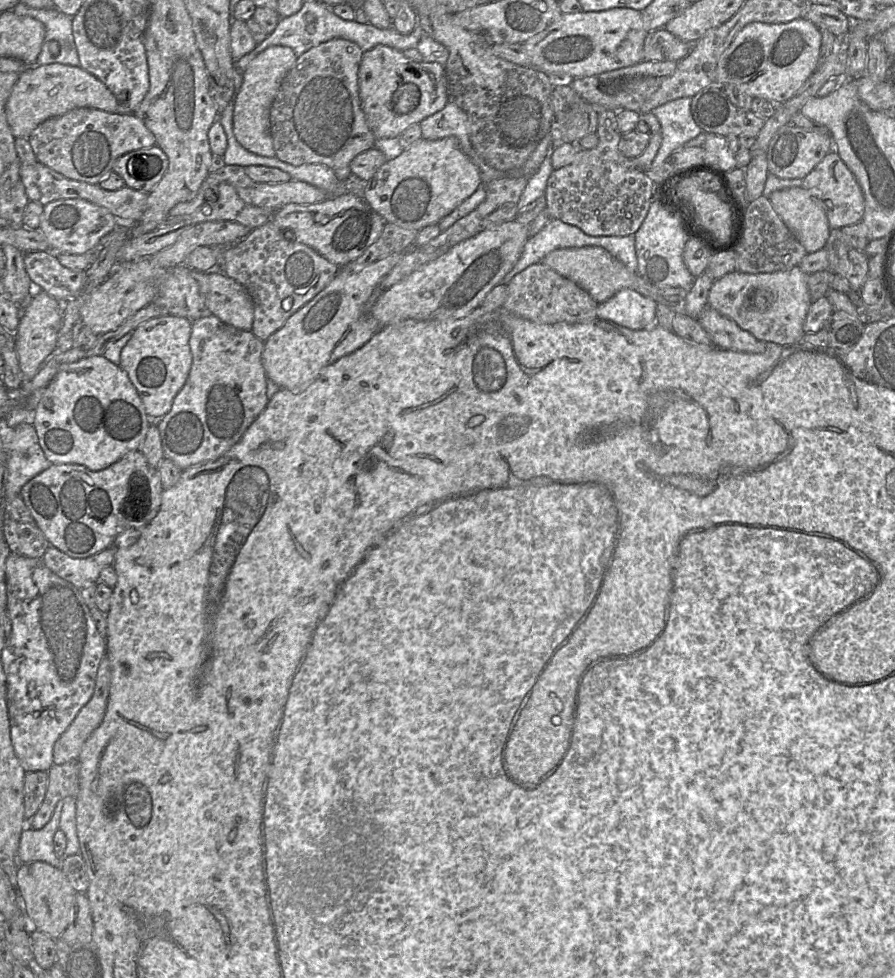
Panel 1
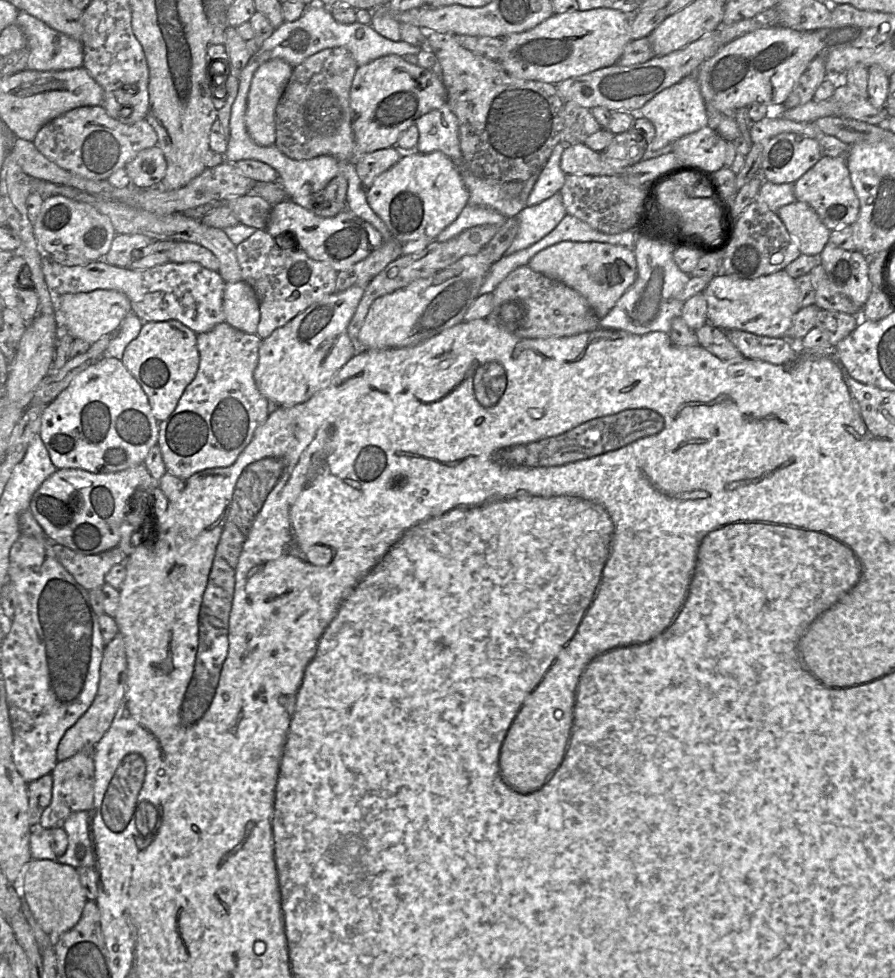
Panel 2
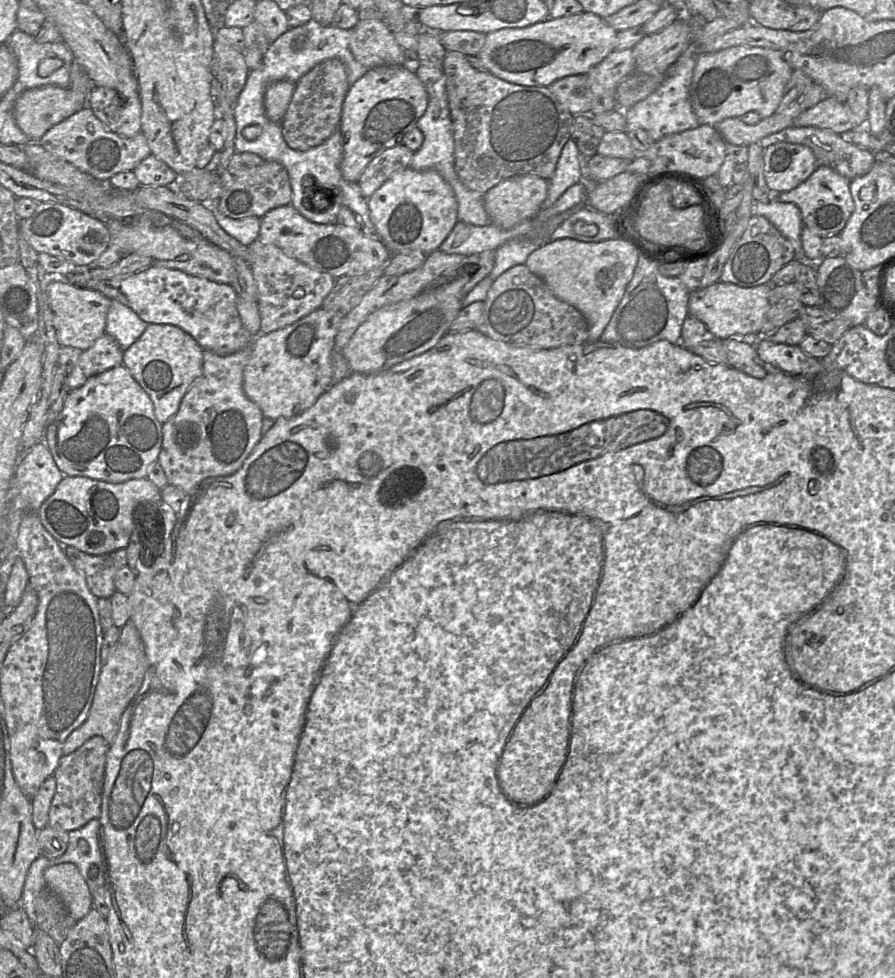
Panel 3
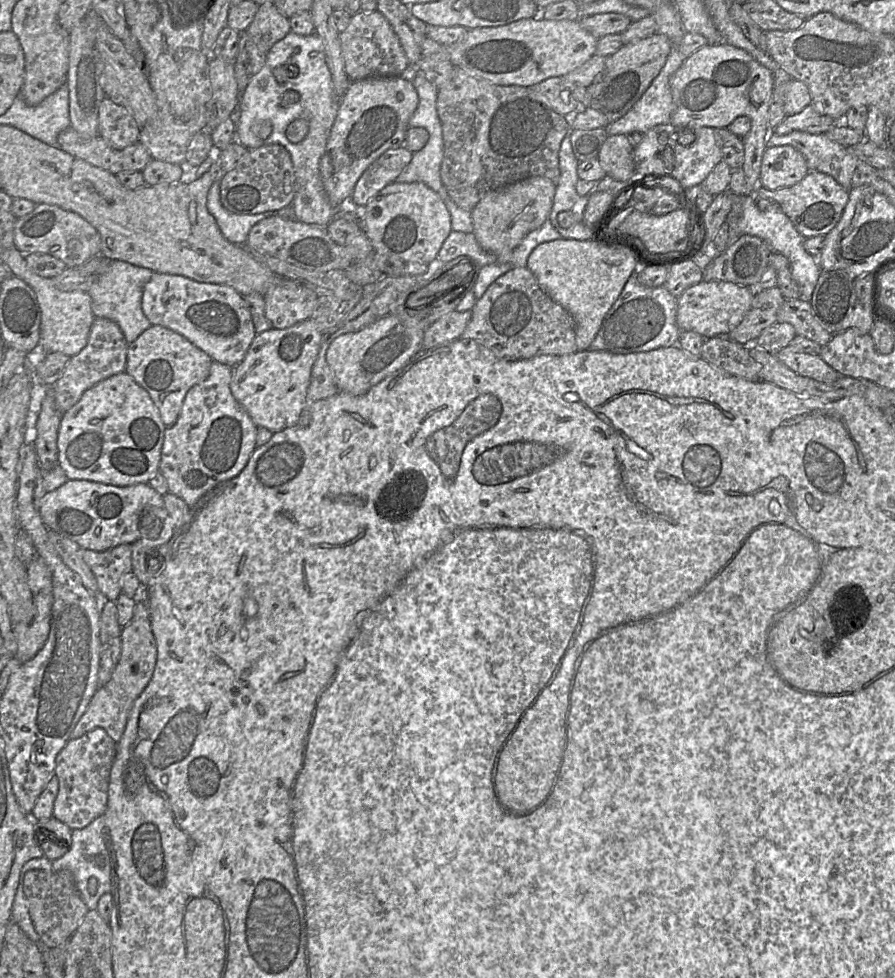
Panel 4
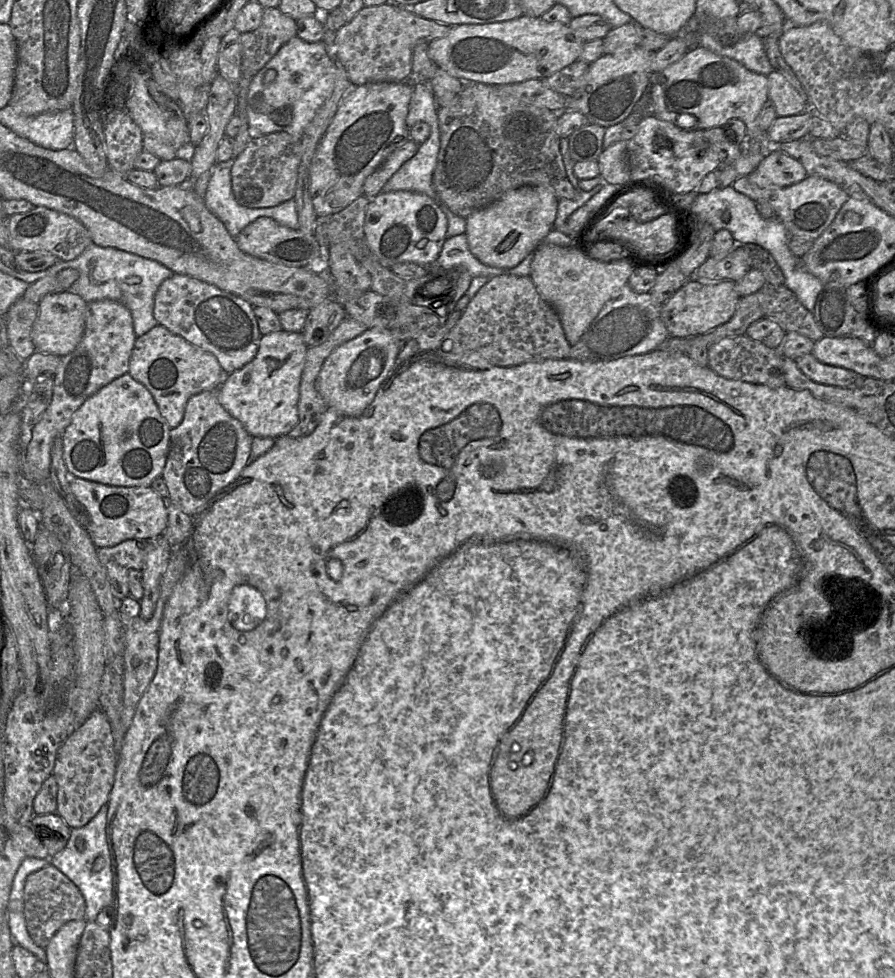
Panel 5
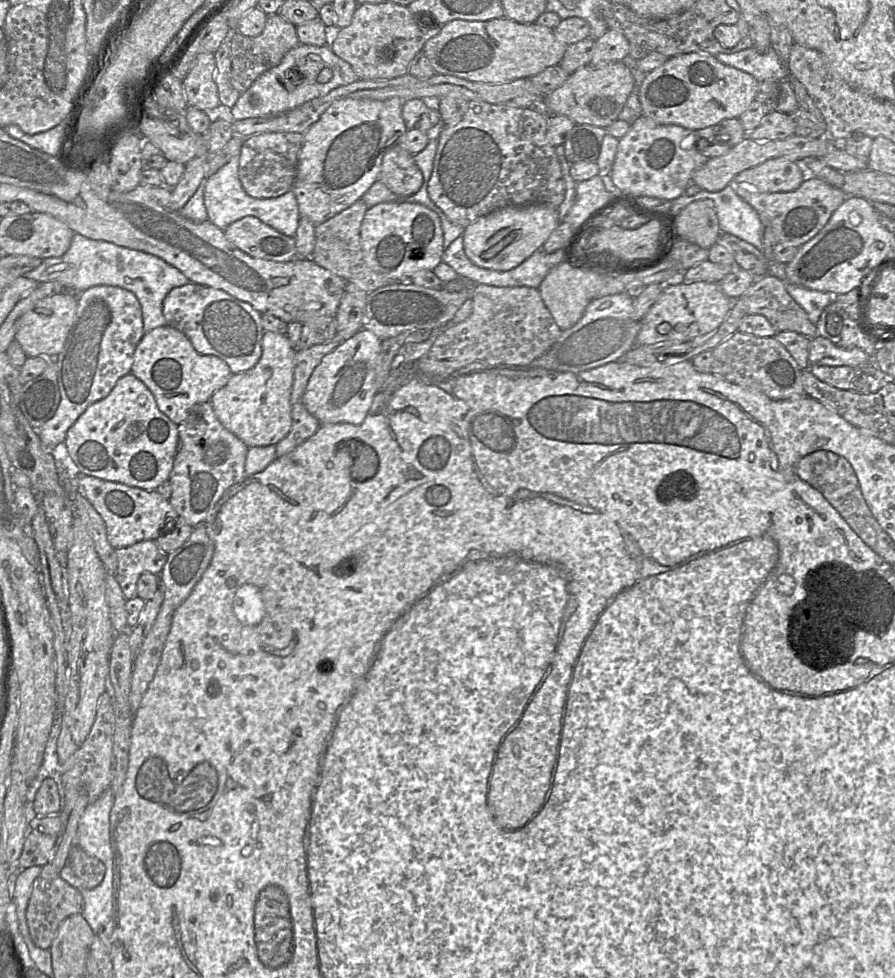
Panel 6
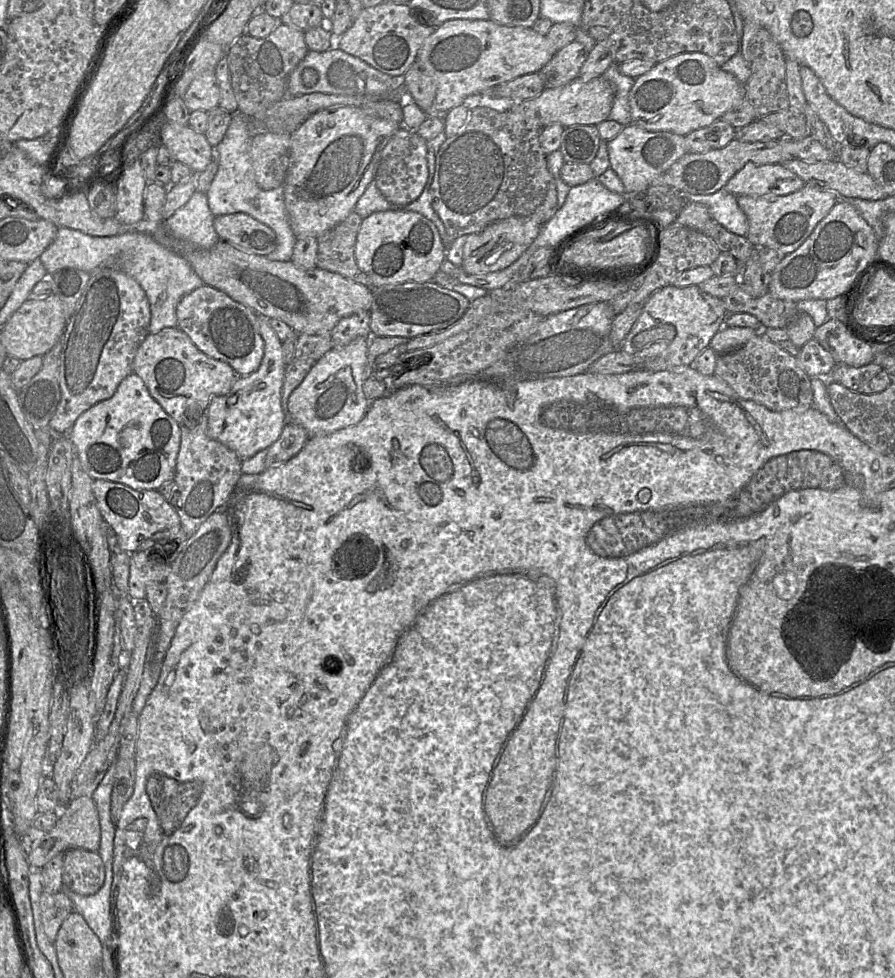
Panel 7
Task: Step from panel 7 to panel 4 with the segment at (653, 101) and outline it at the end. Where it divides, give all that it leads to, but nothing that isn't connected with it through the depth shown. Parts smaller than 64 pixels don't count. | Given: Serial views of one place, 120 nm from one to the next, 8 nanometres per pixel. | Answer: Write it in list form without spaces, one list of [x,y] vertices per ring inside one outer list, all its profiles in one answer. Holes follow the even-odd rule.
[[[721,42],[707,44],[685,59],[671,76],[670,87],[674,102],[670,124],[674,126],[727,128],[740,116],[750,118],[750,131],[743,138],[745,155],[742,169],[747,195],[754,192],[759,186],[762,158],[772,132],[768,115],[773,98],[773,73],[746,51]]]

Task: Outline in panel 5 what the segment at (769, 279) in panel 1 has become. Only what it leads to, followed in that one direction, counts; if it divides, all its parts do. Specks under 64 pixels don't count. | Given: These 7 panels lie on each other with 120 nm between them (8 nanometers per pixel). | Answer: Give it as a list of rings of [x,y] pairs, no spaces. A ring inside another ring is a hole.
[[[691,278],[661,306],[661,318],[670,337],[703,335],[727,323],[734,315],[739,299],[733,281],[710,282]]]

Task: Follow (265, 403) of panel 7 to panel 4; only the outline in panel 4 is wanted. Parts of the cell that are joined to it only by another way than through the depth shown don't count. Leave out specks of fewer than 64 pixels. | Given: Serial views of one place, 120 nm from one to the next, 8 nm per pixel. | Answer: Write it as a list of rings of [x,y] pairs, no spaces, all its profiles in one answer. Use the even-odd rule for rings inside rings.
[[[311,319],[288,328],[272,327],[257,333],[243,360],[233,370],[230,388],[258,427],[277,432],[298,424],[322,335]]]

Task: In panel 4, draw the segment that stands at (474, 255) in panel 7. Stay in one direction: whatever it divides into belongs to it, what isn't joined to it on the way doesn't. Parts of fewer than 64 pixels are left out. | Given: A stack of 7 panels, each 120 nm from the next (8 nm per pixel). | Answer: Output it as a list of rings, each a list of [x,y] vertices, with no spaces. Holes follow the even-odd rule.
[[[531,176],[488,192],[471,212],[473,231],[479,245],[496,256],[511,253],[531,231],[539,228],[547,219],[552,209],[556,185],[548,178]]]

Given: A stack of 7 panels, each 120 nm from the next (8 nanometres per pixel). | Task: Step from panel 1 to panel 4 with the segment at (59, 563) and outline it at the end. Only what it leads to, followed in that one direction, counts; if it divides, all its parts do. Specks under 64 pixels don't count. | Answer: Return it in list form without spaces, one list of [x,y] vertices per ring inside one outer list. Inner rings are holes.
[[[121,544],[106,551],[80,549],[80,556],[96,577],[102,599],[113,600],[122,593],[121,578],[132,571],[131,544]]]

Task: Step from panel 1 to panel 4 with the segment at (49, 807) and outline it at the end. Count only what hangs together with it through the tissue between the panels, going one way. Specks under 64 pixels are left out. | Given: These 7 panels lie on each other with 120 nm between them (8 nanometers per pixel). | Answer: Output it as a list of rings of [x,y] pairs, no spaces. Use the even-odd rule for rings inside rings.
[[[96,728],[77,739],[70,739],[57,755],[55,776],[59,780],[59,789],[54,801],[53,817],[71,830],[82,829],[104,815],[116,744],[105,730]]]

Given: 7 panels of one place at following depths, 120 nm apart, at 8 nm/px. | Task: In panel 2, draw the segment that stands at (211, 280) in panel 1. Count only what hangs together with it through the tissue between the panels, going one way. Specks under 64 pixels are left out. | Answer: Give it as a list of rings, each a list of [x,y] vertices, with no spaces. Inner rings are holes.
[[[245,281],[226,283],[223,291],[225,322],[247,333],[256,333],[260,320],[257,295]]]

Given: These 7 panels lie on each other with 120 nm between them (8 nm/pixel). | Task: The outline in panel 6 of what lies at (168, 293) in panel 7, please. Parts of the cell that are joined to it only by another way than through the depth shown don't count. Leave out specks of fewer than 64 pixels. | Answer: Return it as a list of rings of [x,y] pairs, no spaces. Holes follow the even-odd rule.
[[[74,233],[71,245],[64,255],[43,259],[37,268],[23,276],[38,283],[58,281],[65,286],[66,291],[73,292],[82,292],[96,285],[118,286],[129,290],[141,304],[145,333],[167,324],[163,314],[166,295],[173,288],[190,283],[181,271],[155,255],[107,241],[89,239],[78,233]]]

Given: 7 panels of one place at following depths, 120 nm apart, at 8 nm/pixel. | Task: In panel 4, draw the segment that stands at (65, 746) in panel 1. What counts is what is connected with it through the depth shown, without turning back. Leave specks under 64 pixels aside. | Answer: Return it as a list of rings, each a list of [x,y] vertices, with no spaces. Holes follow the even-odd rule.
[[[146,588],[141,596],[134,600],[136,605],[133,617],[121,630],[121,655],[112,677],[105,685],[98,687],[85,713],[71,732],[70,739],[77,739],[89,731],[102,728],[115,743],[118,743],[125,730],[134,701],[152,677],[157,659],[157,647],[151,627]]]

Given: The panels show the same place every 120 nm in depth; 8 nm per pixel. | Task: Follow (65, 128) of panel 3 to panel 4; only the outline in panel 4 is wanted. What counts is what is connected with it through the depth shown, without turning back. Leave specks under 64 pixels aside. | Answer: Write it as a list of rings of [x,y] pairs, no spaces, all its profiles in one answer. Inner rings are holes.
[[[71,126],[59,133],[57,146],[114,175],[121,171],[142,172],[152,159],[140,141],[124,149],[114,149],[101,136],[83,138]]]

